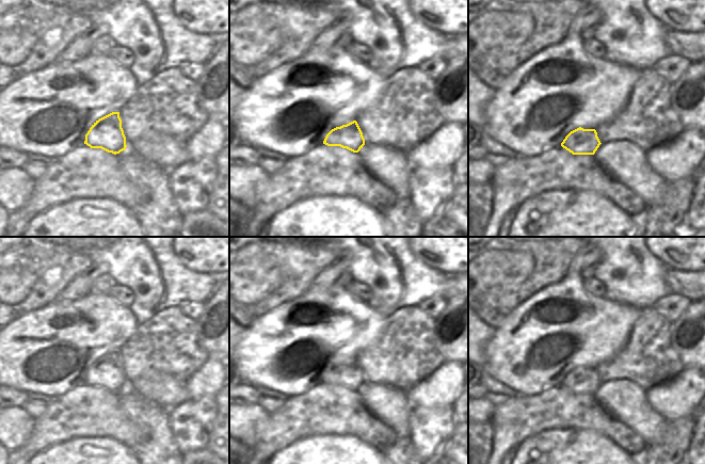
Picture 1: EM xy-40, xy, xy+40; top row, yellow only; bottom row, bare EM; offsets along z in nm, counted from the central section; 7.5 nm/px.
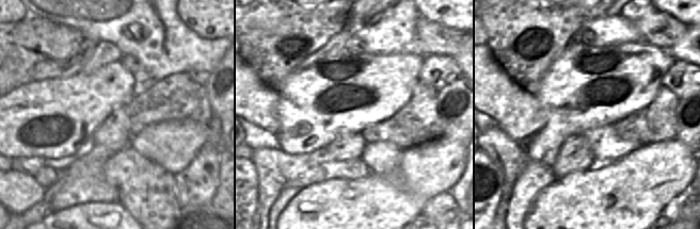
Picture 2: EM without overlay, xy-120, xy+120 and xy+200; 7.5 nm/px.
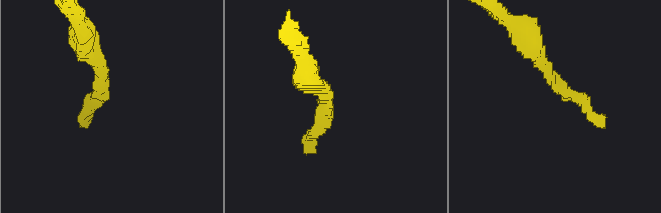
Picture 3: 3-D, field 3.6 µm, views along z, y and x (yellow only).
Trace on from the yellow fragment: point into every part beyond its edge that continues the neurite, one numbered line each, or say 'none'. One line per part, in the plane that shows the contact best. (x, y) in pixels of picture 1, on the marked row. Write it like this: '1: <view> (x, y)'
none.

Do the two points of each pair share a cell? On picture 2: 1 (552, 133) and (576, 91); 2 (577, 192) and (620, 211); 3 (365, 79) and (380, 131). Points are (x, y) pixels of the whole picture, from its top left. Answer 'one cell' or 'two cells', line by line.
1: one cell
2: one cell
3: two cells

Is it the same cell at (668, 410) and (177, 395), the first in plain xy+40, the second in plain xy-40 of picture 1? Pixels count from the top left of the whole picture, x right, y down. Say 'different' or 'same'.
different

